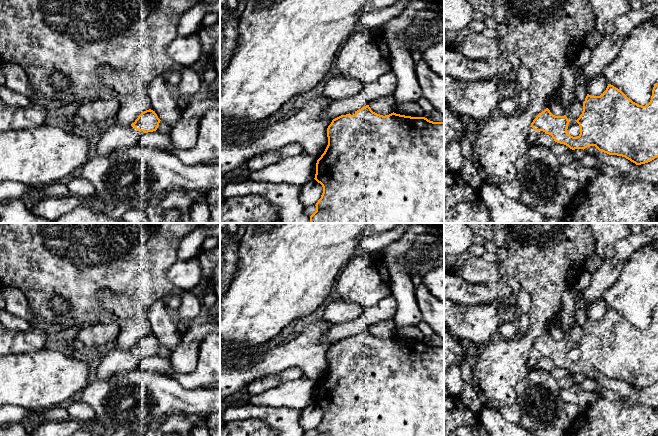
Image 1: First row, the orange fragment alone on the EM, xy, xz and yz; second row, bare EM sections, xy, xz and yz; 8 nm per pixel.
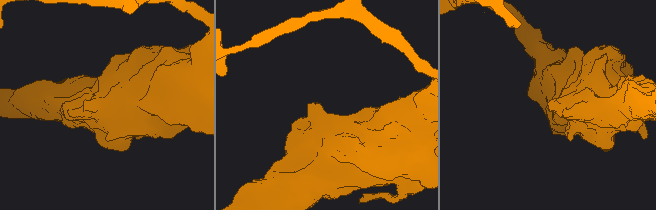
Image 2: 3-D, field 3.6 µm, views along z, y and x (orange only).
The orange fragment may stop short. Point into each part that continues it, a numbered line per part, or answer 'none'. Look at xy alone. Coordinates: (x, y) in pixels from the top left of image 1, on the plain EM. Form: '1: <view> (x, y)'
1: xy (117, 360)

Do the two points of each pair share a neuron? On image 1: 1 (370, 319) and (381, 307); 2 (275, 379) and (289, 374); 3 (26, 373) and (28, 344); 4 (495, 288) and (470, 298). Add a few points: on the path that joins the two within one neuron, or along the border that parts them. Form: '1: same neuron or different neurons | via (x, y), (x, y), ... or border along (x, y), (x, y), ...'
1: same neuron | via (373, 316), (379, 310)
2: same neuron | via (278, 379), (286, 375)
3: different neurons | border along (43, 347), (32, 351), (10, 353)
4: same neuron | via (489, 294), (476, 295)

